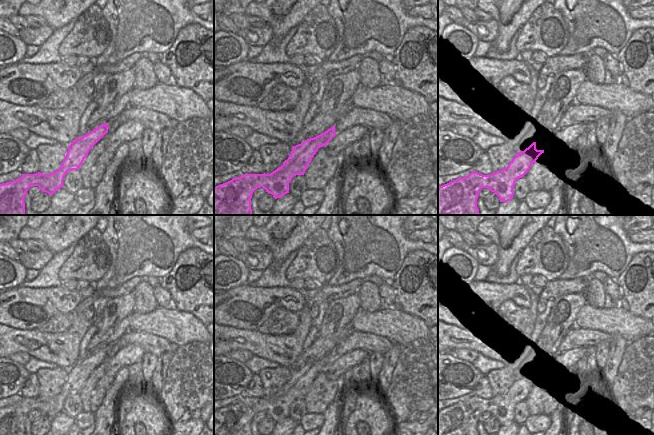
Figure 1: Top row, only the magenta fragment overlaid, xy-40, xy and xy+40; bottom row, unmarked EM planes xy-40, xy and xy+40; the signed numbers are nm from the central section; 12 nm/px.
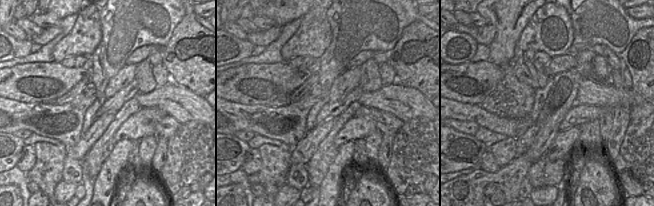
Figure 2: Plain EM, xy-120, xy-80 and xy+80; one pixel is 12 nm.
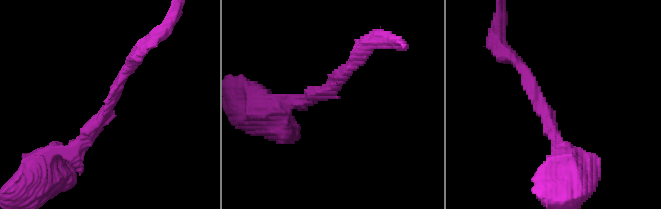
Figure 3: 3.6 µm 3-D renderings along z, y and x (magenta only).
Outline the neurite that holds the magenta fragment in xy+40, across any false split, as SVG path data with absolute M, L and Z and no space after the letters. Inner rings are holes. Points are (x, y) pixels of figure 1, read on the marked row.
M533 142L524 151L517 152L503 170L490 175L472 171L468 176L438 186L438 215L480 215L477 199L482 188L494 192L500 202L510 201L516 180L524 177L542 153L544 150L537 150Z

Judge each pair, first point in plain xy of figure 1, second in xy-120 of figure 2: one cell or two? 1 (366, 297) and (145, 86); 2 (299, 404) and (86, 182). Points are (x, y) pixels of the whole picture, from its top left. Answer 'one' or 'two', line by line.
1: one
2: two

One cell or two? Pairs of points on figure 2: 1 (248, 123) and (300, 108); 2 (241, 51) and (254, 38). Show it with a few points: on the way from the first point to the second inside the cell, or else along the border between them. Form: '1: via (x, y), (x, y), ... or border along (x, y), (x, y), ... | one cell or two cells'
1: via (261, 120), (278, 120), (287, 115) | one cell
2: border along (246, 39), (254, 45) | two cells

